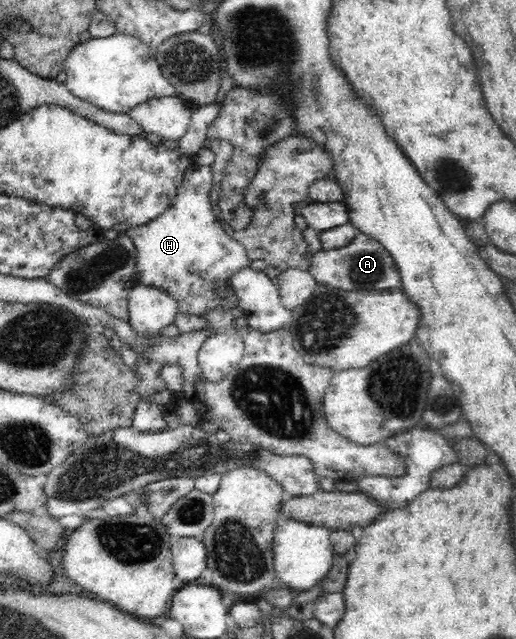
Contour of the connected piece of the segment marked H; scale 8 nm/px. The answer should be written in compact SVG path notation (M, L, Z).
M195 162L185 171L181 186L173 204L165 209L161 216L143 224L129 228L123 234L130 236L137 250L136 272L138 281L145 287L166 291L178 302L178 310L183 315L197 315L203 317L209 310L237 311L239 299L229 285L230 280L240 268L249 267L251 260L246 249L231 235L226 233L224 225L212 212L210 190L214 185L214 176L210 166L201 166Z

